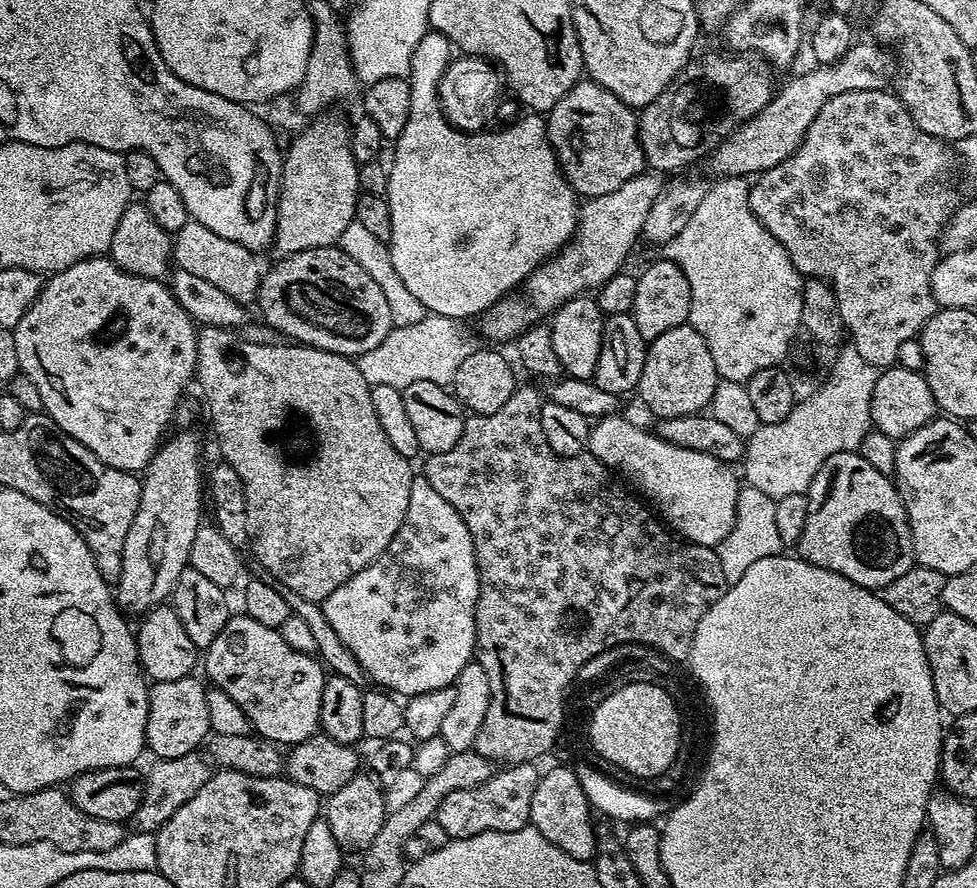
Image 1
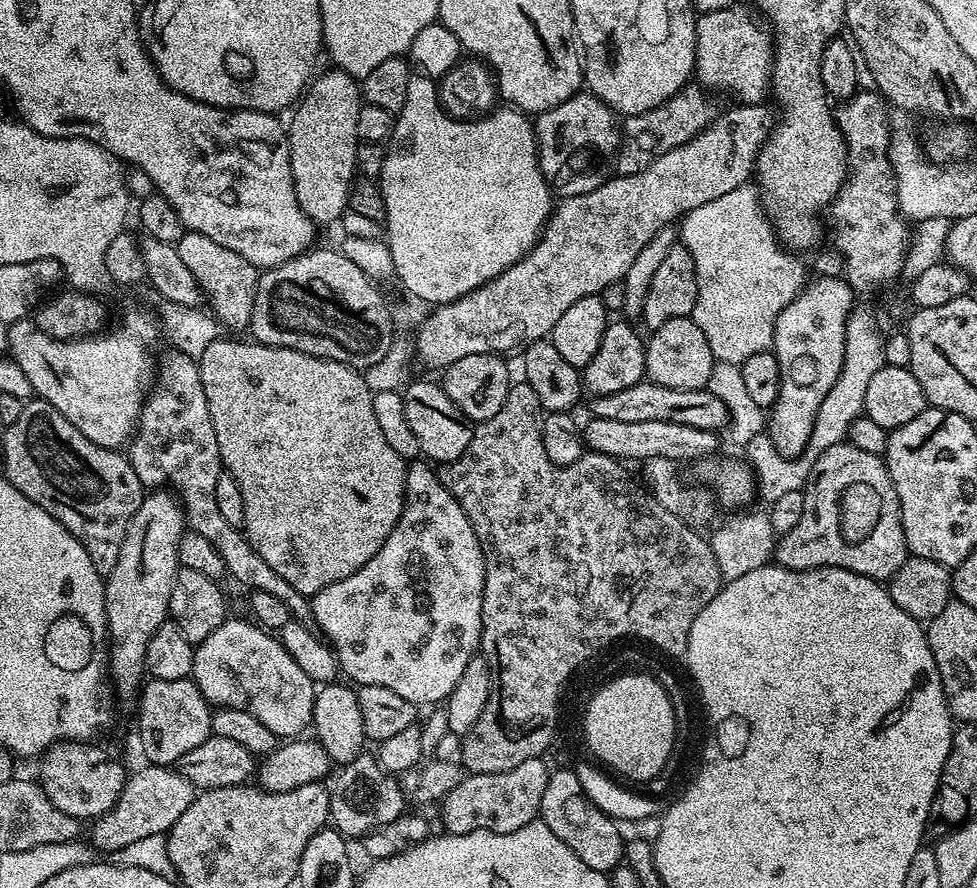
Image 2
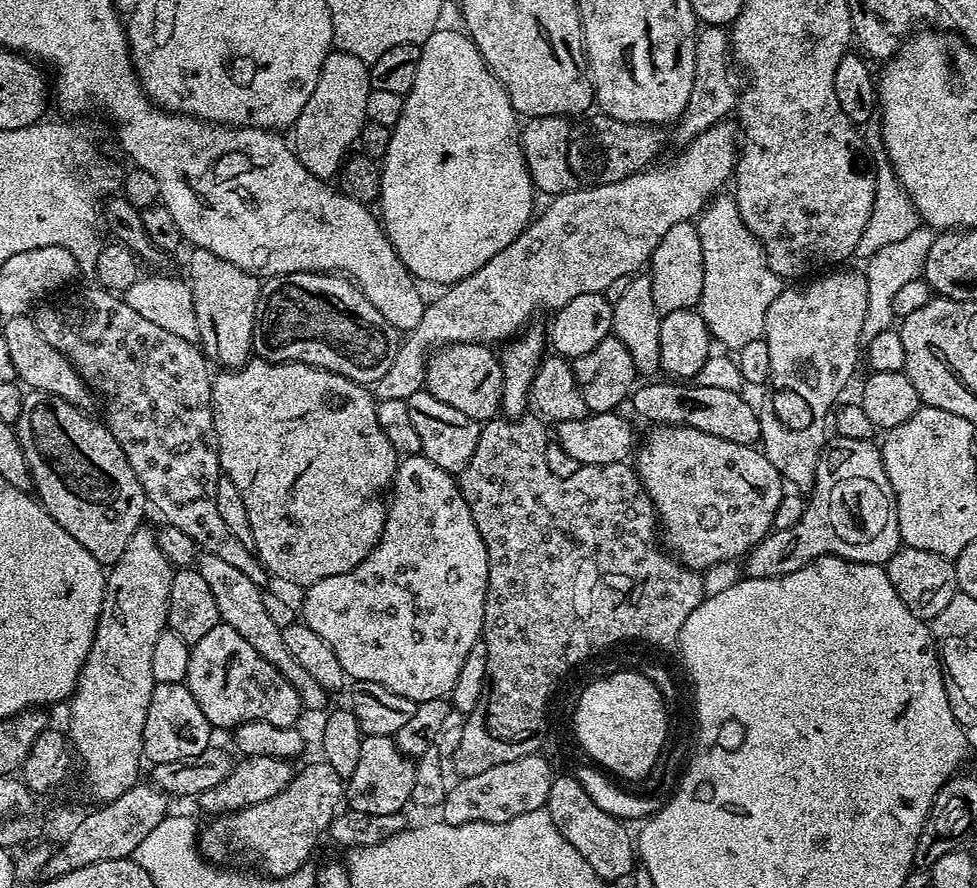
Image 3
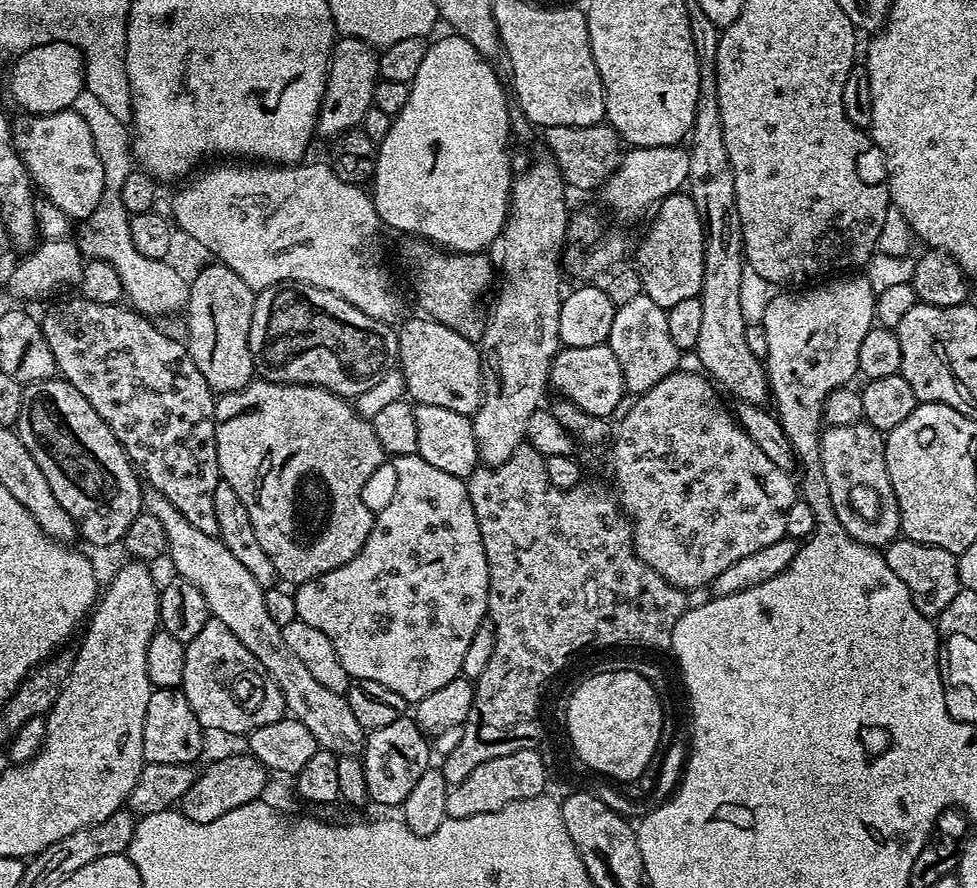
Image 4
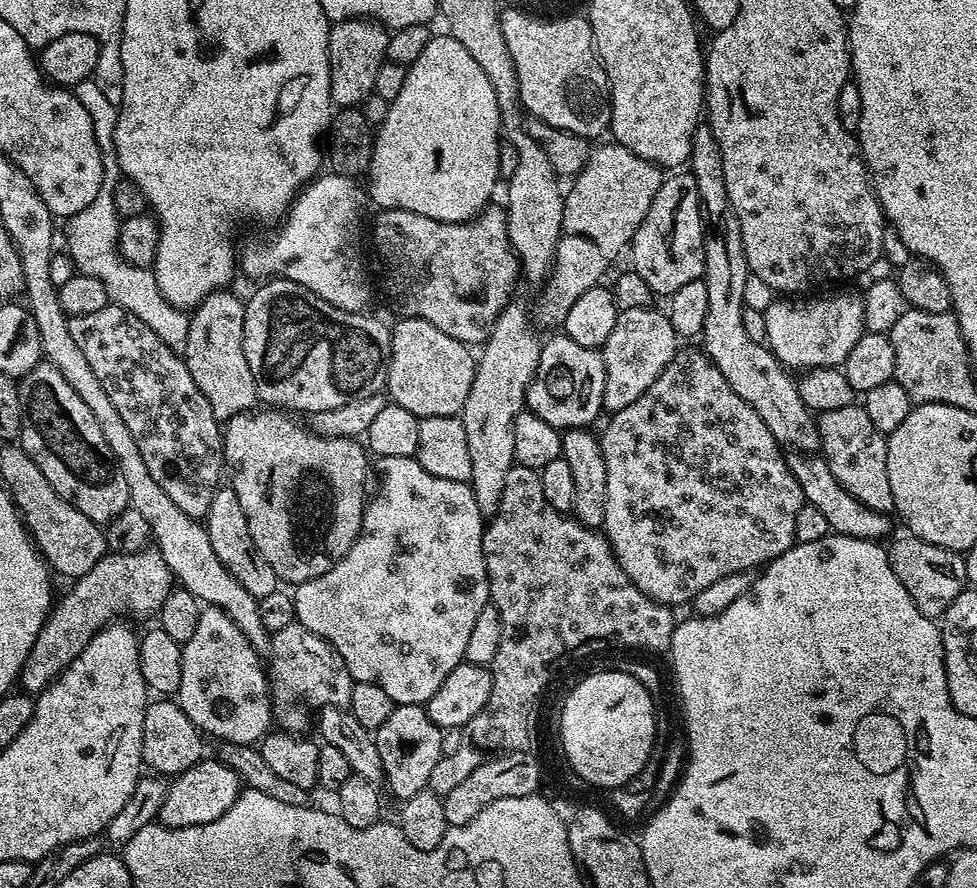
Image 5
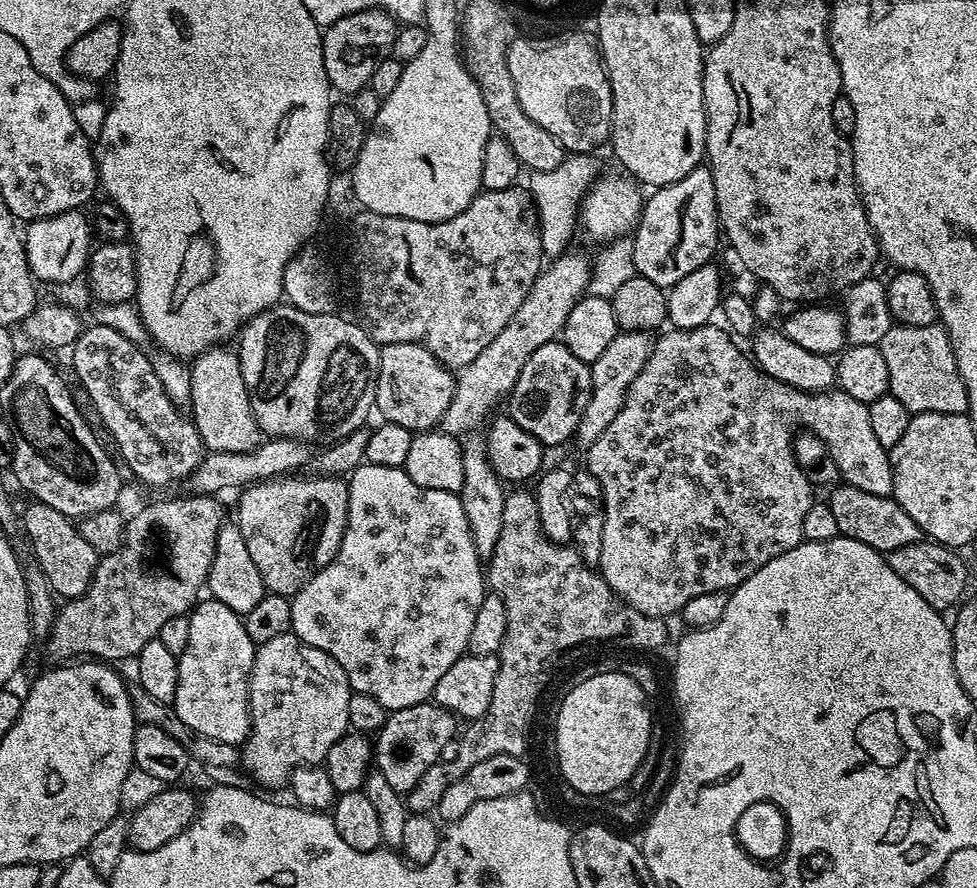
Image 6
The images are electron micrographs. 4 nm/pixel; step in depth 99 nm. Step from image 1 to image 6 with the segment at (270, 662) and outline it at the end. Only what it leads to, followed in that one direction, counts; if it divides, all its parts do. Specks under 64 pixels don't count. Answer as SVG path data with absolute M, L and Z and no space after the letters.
M204 599L191 609L188 616L190 639L186 641L186 650L178 658L178 690L174 709L181 722L197 737L240 746L247 740L250 727L248 683L252 677L252 664L256 661L257 645L253 644L250 634L246 634L241 613L230 610L230 606L217 600Z

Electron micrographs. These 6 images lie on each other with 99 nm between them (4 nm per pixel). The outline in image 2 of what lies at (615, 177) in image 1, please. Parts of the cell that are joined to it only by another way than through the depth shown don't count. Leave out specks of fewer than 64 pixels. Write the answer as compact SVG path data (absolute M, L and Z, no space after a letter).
M581 90L566 102L554 106L542 113L542 120L546 123L535 129L536 133L536 163L540 166L540 173L545 180L561 197L581 196L590 190L594 190L602 182L602 175L596 168L583 168L584 151L593 148L596 152L615 153L618 148L618 120L608 105L587 90Z

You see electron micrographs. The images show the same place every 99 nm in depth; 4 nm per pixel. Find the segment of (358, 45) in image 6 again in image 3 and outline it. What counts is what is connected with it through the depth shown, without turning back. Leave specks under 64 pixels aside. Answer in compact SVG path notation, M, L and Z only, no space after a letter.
M339 50L329 52L318 78L318 86L314 86L310 102L306 102L306 106L302 106L302 114L298 114L294 125L294 151L302 166L306 166L306 170L310 170L310 174L319 180L331 181L349 155L348 147L359 141L360 131L368 120L366 98L373 89L368 69L369 65L354 58L354 54Z

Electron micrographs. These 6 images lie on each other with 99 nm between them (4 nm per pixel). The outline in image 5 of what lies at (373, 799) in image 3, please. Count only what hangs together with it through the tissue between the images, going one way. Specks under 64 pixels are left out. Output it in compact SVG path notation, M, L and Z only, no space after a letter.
M398 704L393 707L390 718L375 729L378 754L382 754L384 784L400 802L428 788L430 770L440 761L444 732L428 716L427 707L418 704Z

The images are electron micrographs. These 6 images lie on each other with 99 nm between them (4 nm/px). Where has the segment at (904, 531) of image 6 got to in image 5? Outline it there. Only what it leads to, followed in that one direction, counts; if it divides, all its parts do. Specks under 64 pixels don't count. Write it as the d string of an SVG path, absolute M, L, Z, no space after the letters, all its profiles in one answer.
M792 450L787 453L786 463L798 482L801 497L807 503L818 506L818 510L822 510L829 529L835 535L875 540L877 542L883 541L885 539L883 536L889 535L888 537L891 537L893 535L893 533L891 534L893 517L887 512L879 512L866 507L861 500L854 498L854 494L846 491L830 470L830 466L823 455L801 454Z

